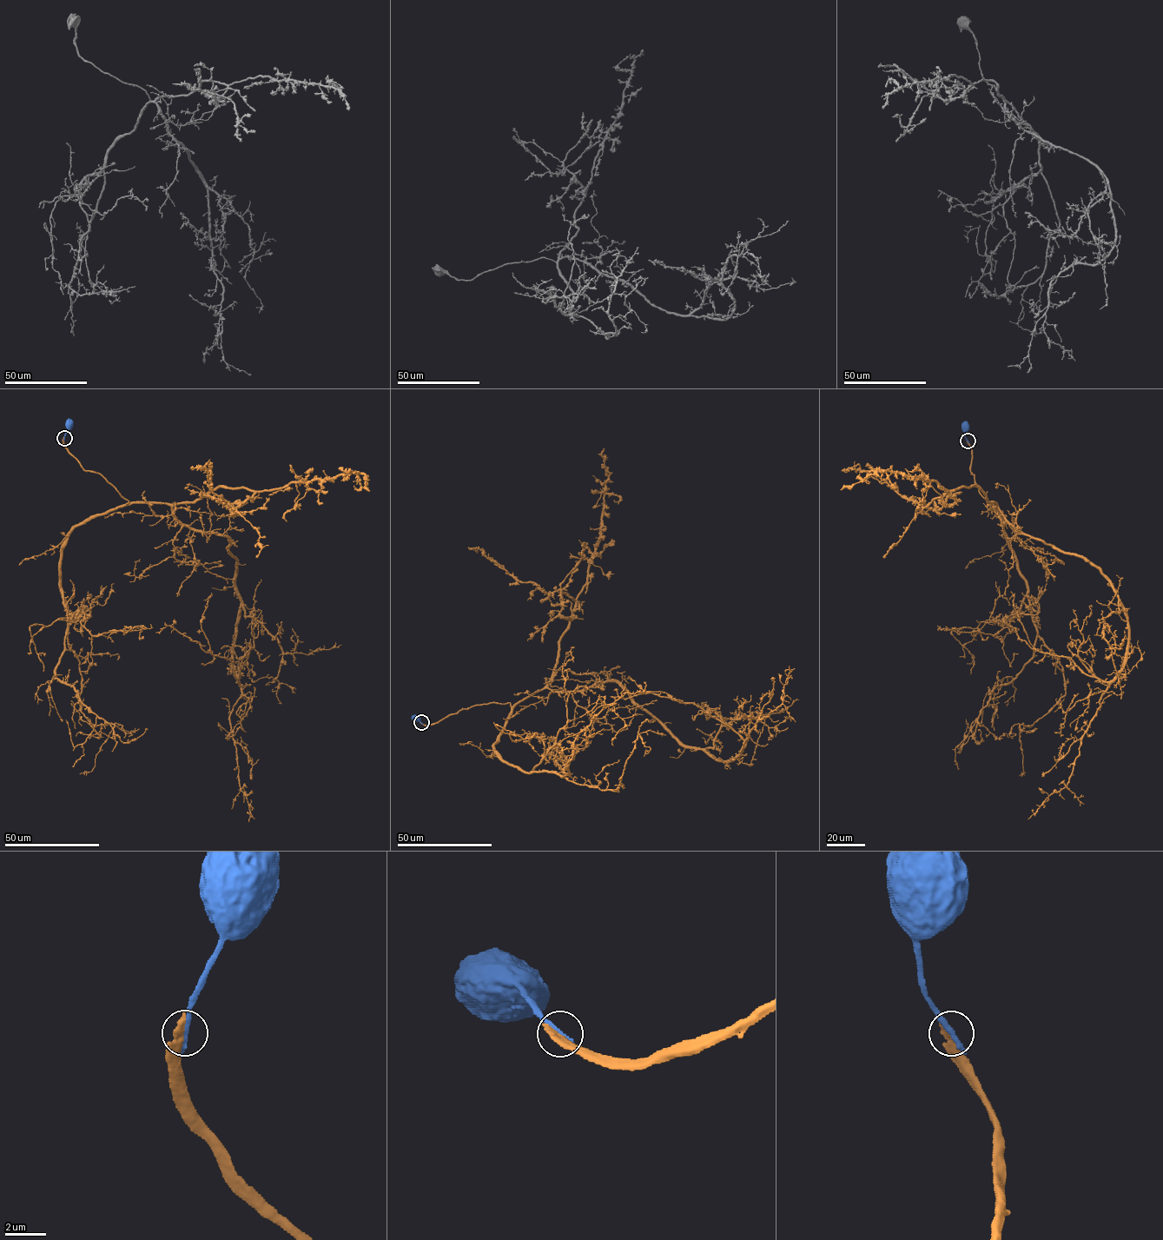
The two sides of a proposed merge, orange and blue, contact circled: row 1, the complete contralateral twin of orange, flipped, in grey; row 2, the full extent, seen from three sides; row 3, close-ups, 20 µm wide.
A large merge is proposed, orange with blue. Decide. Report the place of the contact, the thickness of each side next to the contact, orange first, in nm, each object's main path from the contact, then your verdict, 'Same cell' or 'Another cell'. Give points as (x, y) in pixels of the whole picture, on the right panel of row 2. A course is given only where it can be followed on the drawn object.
Place: (968, 440). Thickness 480 nm (orange) against 320 nm. Course of orange: (968, 440), (981, 495), (1018, 531), (1099, 570), (1128, 629), (1126, 663), (1081, 739), (1069, 782), (1028, 819). Course of blue: (968, 440), (965, 427). Another cell

